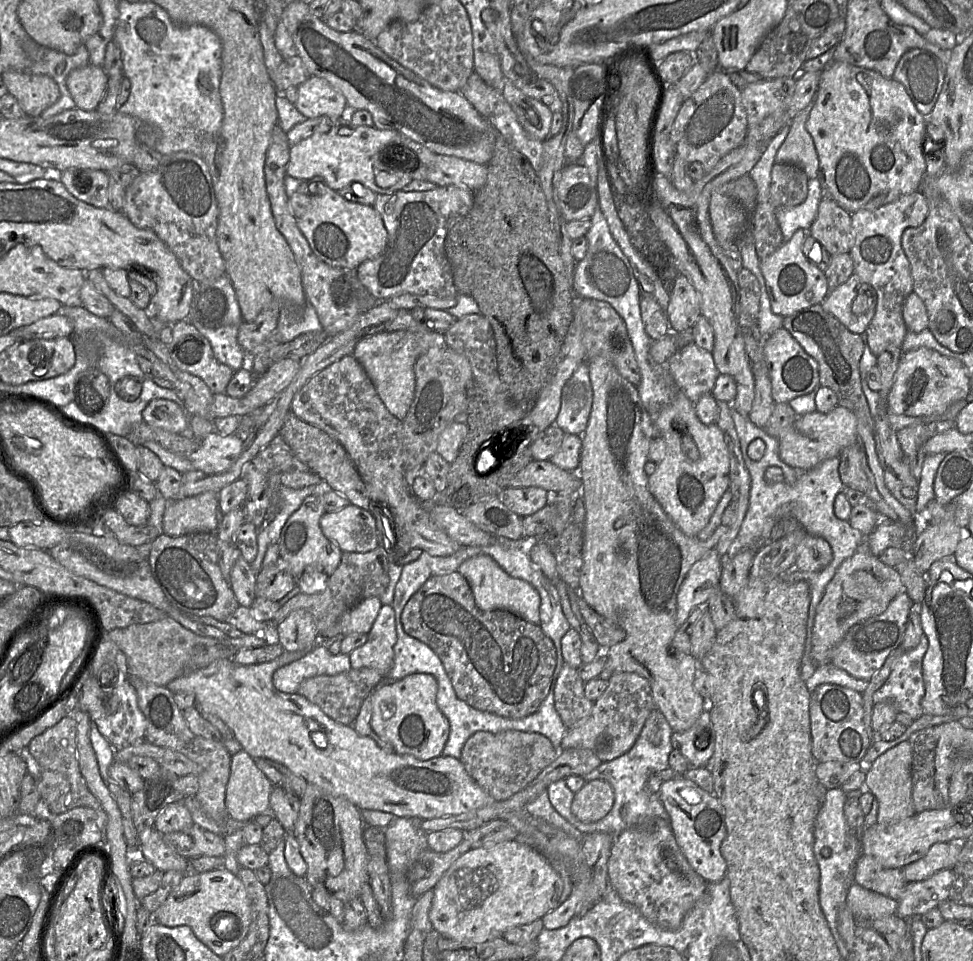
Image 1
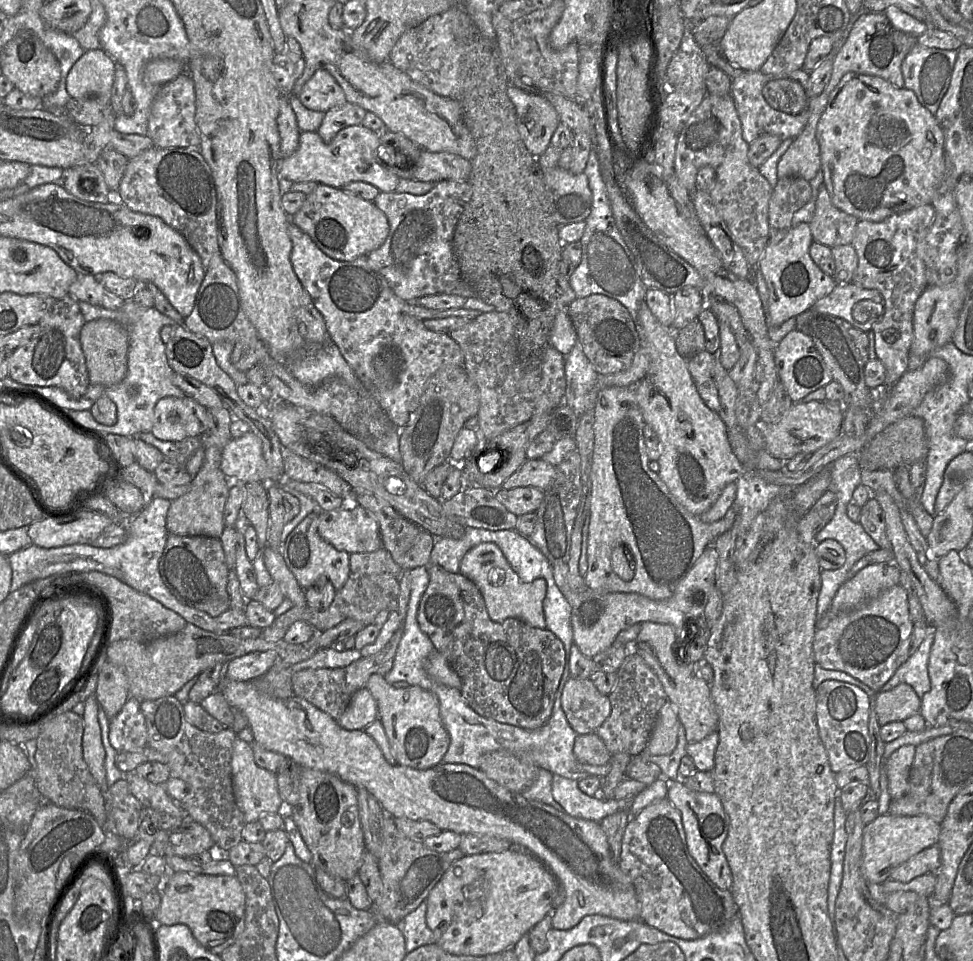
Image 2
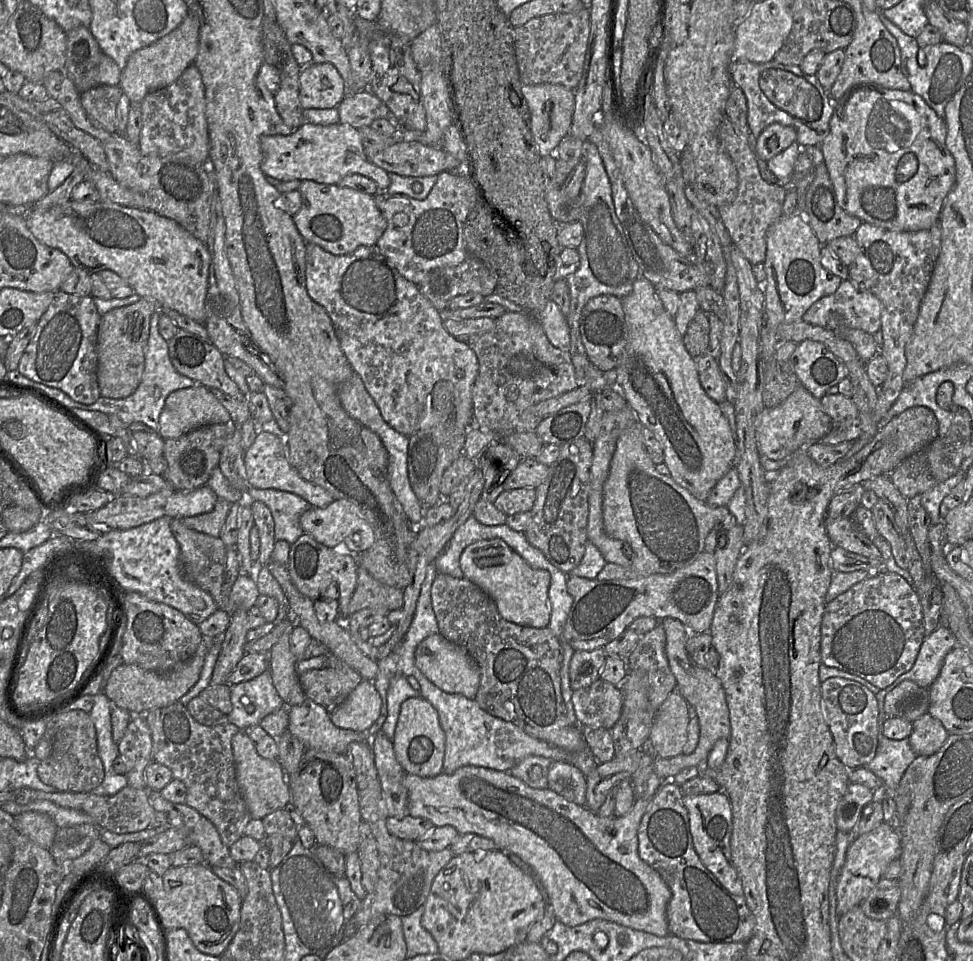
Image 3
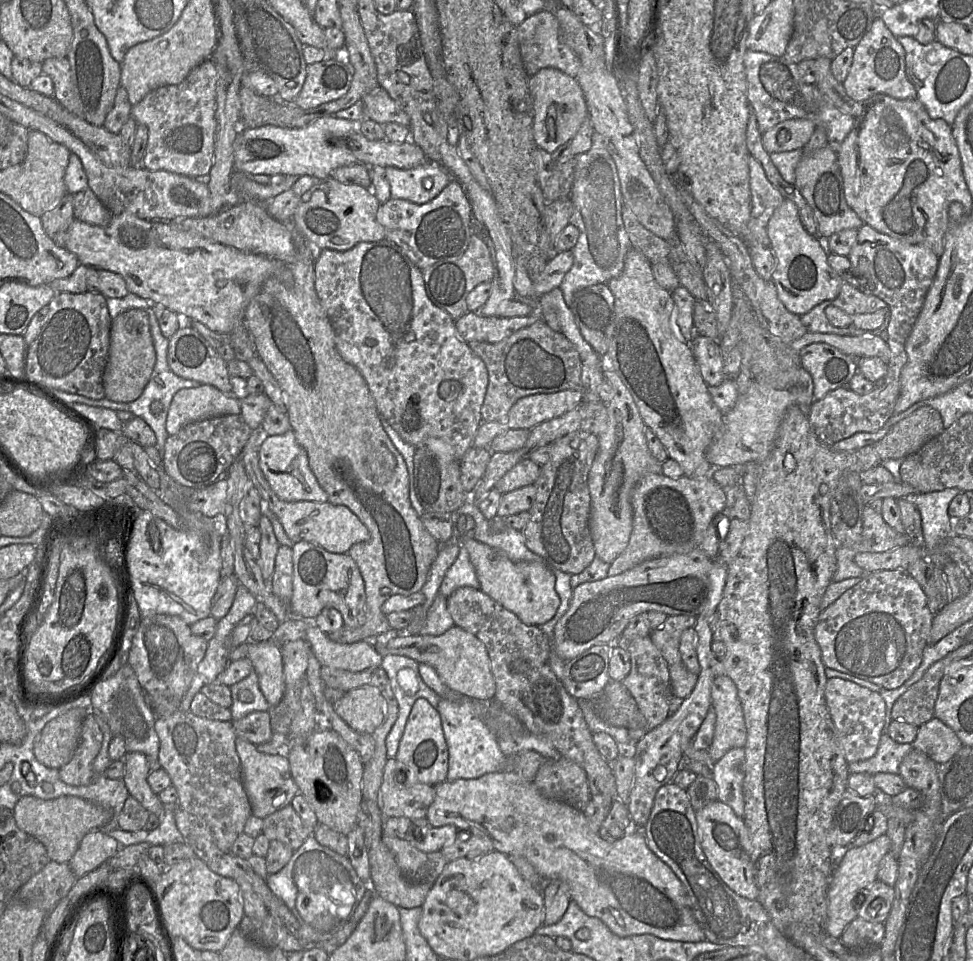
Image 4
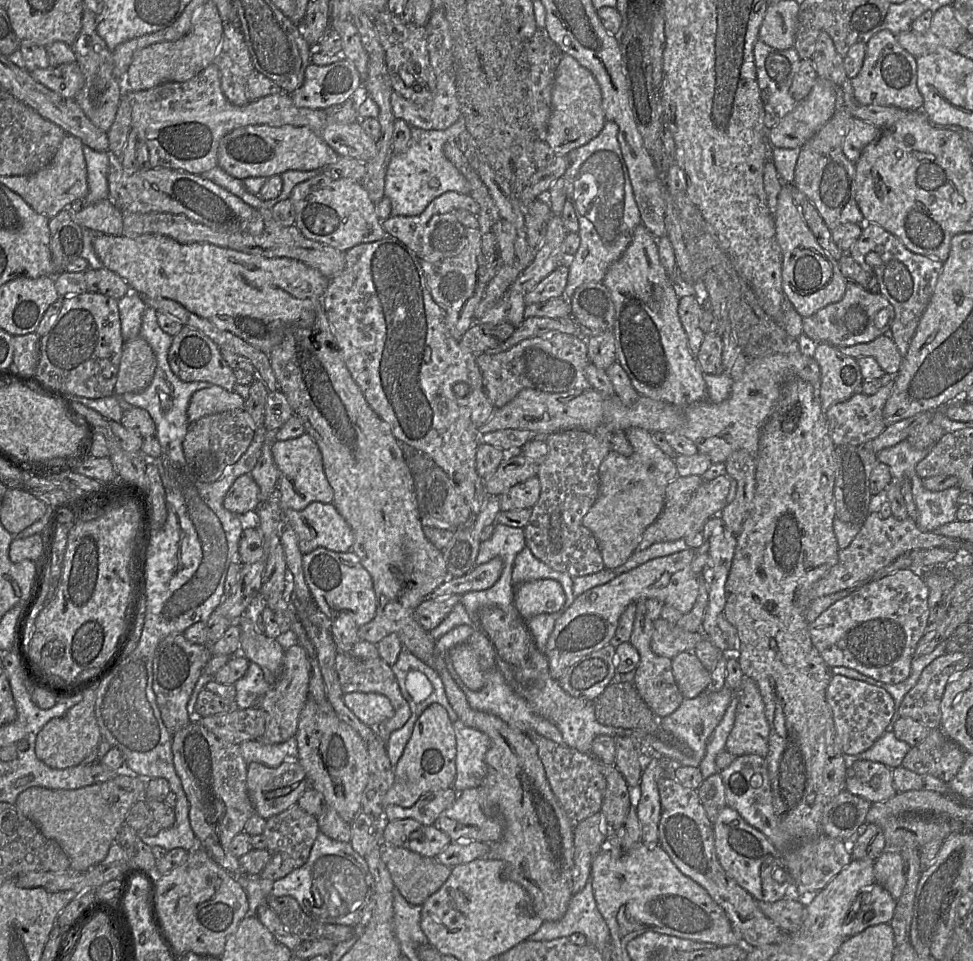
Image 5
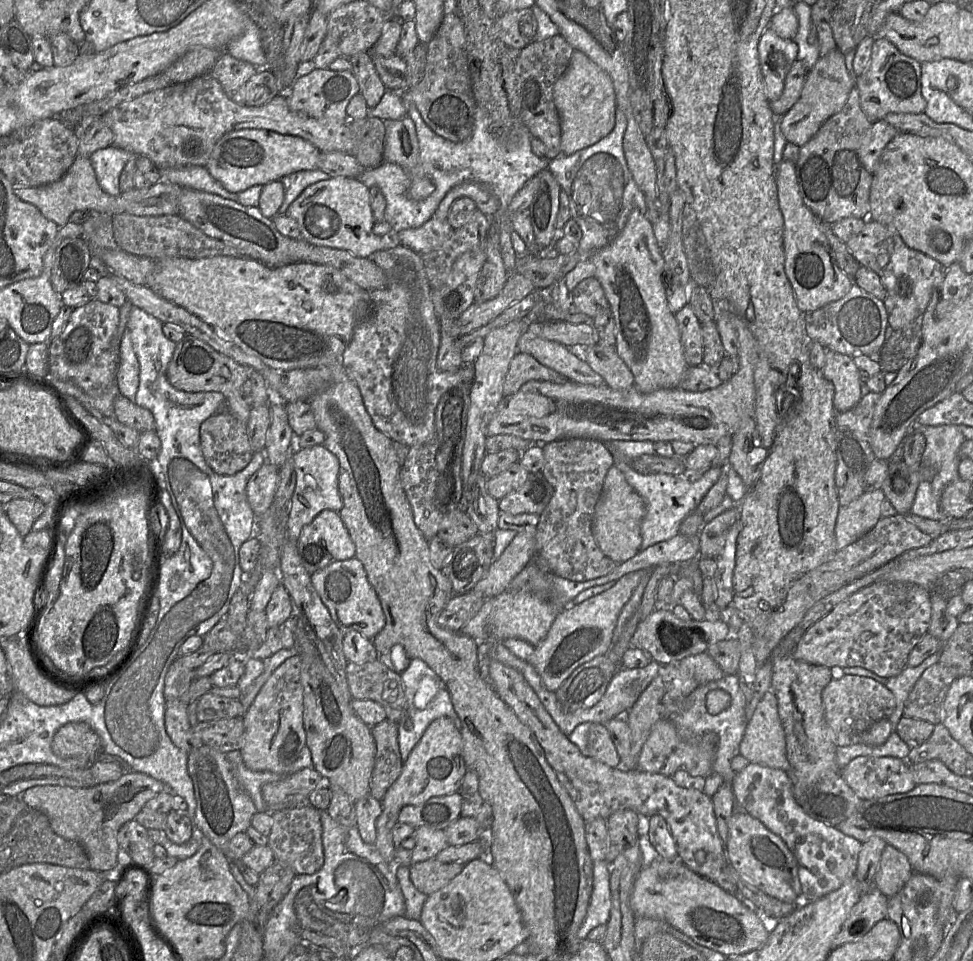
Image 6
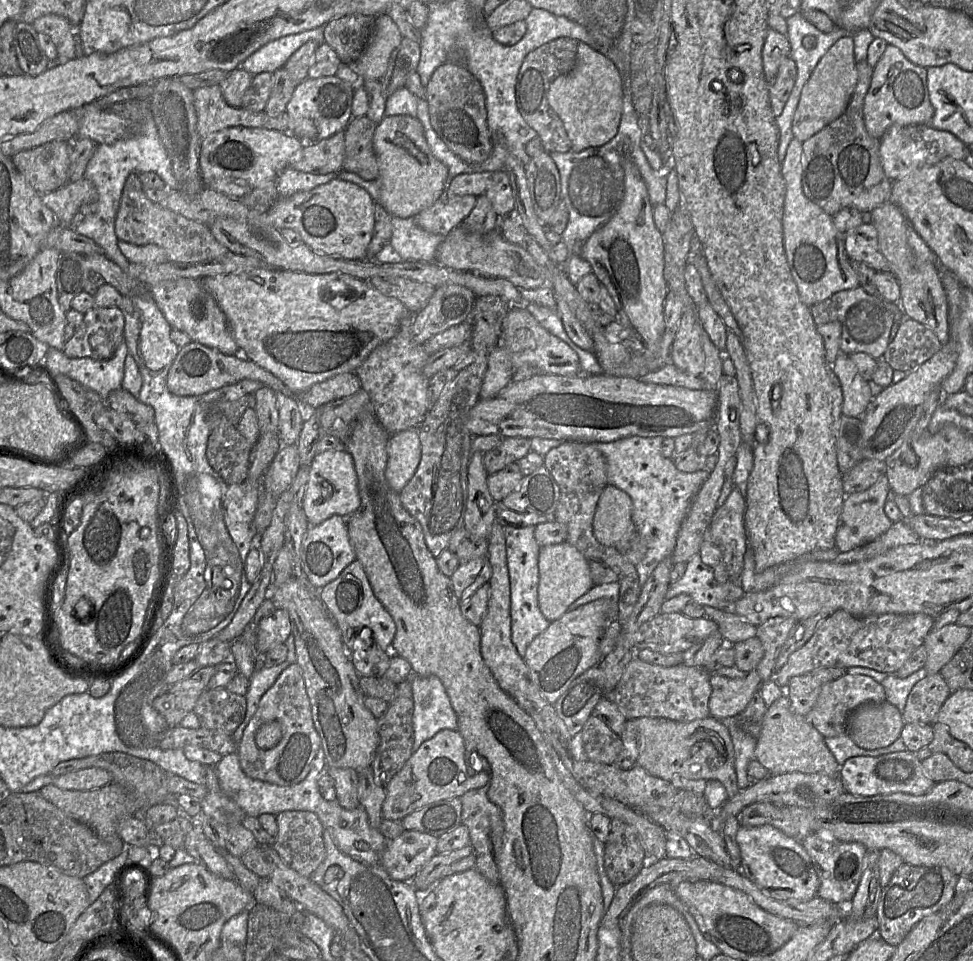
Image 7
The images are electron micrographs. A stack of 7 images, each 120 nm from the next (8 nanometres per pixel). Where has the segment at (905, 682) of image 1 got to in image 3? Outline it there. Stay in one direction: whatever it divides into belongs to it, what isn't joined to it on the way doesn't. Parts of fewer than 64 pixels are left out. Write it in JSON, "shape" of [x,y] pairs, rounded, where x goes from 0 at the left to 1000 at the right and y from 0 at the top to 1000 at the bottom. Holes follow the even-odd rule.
{"shape":[[[966,649],[958,659],[951,662],[937,695],[913,715],[901,716],[899,725],[902,730],[902,748],[905,751],[905,759],[911,749],[909,727],[912,721],[929,708],[936,708],[947,716],[955,716],[964,703],[971,683],[984,671],[984,666],[977,656]]]}

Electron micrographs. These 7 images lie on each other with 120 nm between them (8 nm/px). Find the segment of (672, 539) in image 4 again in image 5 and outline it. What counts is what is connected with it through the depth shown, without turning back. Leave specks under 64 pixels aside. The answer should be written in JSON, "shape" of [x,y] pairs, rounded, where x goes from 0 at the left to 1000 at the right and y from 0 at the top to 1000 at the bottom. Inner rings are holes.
{"shape":[[[719,494],[697,495],[689,502],[683,511],[682,528],[674,541],[661,554],[655,572],[661,572],[676,564],[697,561],[716,561],[724,545],[738,536],[747,525],[746,518],[750,510],[750,501],[746,494],[732,499],[724,499]]]}

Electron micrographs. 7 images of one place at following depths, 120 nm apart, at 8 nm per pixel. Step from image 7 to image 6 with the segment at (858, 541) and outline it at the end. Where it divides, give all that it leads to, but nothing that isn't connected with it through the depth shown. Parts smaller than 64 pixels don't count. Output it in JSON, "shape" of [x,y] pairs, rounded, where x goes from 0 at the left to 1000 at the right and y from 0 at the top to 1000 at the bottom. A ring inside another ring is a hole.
{"shape":[[[902,509],[889,511],[874,524],[863,527],[858,547],[860,572],[880,564],[900,546],[909,520],[908,510]]]}

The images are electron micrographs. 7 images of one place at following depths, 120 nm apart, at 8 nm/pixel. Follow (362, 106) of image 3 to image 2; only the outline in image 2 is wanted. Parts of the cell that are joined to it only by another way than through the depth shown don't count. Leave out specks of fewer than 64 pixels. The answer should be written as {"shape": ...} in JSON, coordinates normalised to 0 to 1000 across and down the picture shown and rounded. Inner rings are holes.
{"shape":[[[357,105],[334,118],[326,138],[334,148],[339,148],[349,135],[363,130],[372,130],[376,118],[374,112]]]}

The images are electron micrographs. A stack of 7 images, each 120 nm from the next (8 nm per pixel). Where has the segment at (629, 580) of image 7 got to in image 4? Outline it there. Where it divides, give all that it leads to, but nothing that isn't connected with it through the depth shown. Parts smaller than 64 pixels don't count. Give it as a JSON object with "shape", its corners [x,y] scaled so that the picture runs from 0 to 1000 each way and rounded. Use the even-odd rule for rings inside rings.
{"shape":[[[594,447],[565,462],[565,477],[556,485],[545,539],[535,552],[541,568],[571,592],[587,598],[597,596],[613,579],[604,541],[604,495],[616,466],[615,455]]]}

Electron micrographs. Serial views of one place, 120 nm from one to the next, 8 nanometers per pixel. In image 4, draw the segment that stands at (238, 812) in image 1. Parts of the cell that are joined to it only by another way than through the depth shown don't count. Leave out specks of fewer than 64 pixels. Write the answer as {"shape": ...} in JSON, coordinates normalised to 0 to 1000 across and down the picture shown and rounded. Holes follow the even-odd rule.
{"shape":[[[248,767],[243,768],[242,776],[247,789],[249,814],[259,841],[259,848],[272,852],[297,839],[300,831],[307,825],[307,820],[300,809],[296,788],[266,783],[264,775]]]}

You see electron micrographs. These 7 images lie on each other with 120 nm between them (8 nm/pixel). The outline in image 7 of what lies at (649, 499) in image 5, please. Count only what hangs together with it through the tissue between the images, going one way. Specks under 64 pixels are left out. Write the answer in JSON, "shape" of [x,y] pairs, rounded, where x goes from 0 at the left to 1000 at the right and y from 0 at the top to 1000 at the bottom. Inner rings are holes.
{"shape":[[[625,504],[616,519],[609,541],[613,561],[618,566],[641,575],[646,571],[650,558],[654,554],[650,533],[647,516]]]}

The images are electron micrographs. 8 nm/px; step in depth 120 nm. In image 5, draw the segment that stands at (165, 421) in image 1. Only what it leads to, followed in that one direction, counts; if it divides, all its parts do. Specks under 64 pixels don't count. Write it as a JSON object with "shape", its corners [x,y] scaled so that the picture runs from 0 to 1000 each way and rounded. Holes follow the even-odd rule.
{"shape":[[[217,401],[198,409],[192,425],[192,434],[195,439],[210,433],[240,426],[251,426],[252,416],[242,407]]]}

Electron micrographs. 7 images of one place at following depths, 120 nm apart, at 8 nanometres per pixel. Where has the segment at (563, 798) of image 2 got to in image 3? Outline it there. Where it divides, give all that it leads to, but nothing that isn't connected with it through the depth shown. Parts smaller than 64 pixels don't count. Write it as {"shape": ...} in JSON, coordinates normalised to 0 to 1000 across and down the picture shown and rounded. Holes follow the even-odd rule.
{"shape":[[[572,792],[566,795],[563,820],[584,834],[602,840],[602,810],[587,794]]]}

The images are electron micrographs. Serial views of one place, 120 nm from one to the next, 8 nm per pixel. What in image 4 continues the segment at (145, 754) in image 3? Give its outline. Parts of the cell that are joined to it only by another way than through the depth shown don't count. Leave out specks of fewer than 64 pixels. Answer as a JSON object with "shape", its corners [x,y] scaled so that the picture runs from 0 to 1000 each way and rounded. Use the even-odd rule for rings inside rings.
{"shape":[[[132,783],[127,789],[127,795],[126,812],[133,826],[140,830],[155,847],[168,849],[170,838],[152,815],[154,797],[150,786],[144,783]]]}

